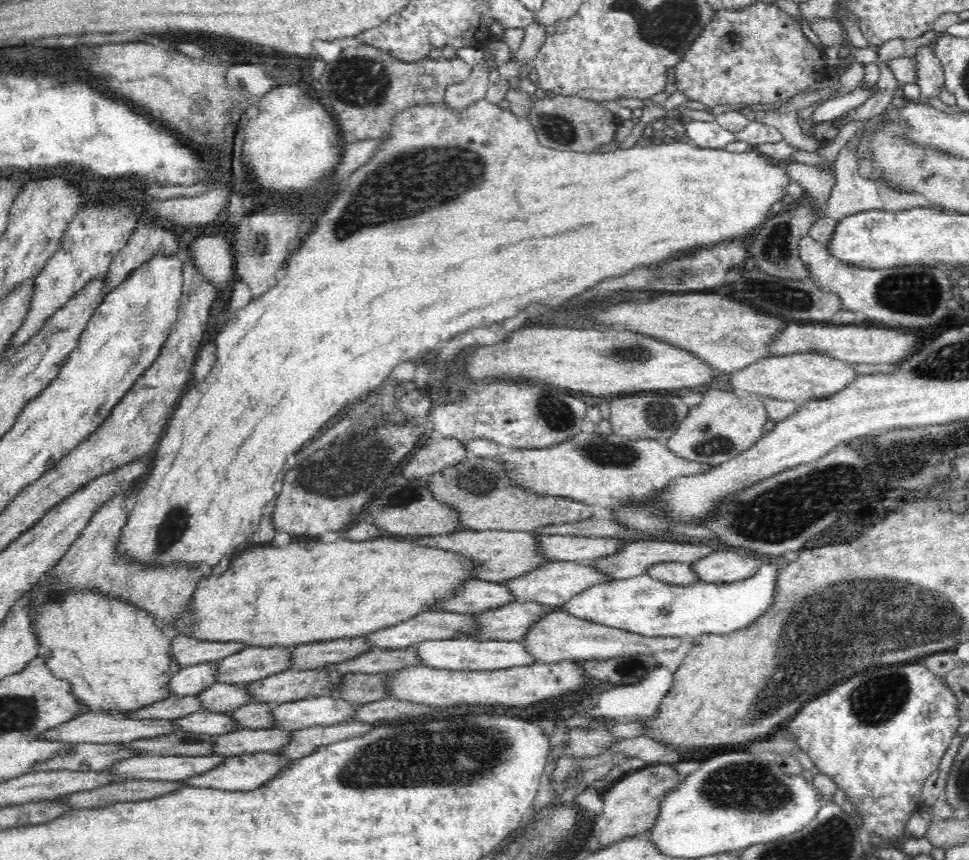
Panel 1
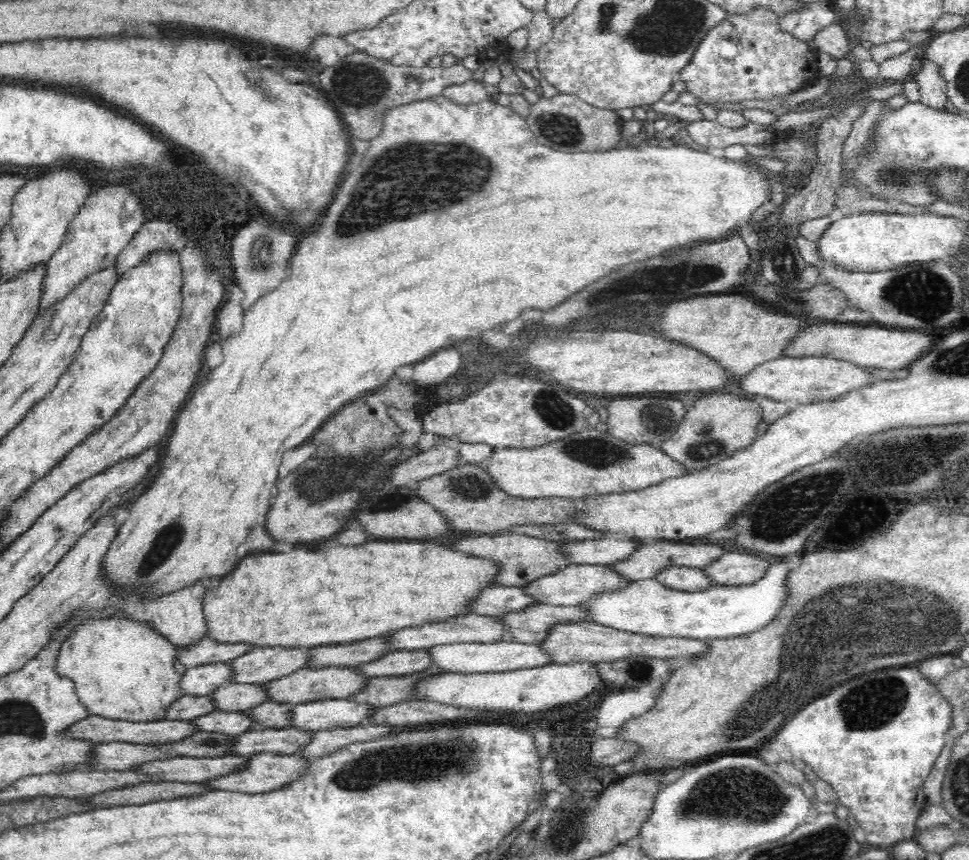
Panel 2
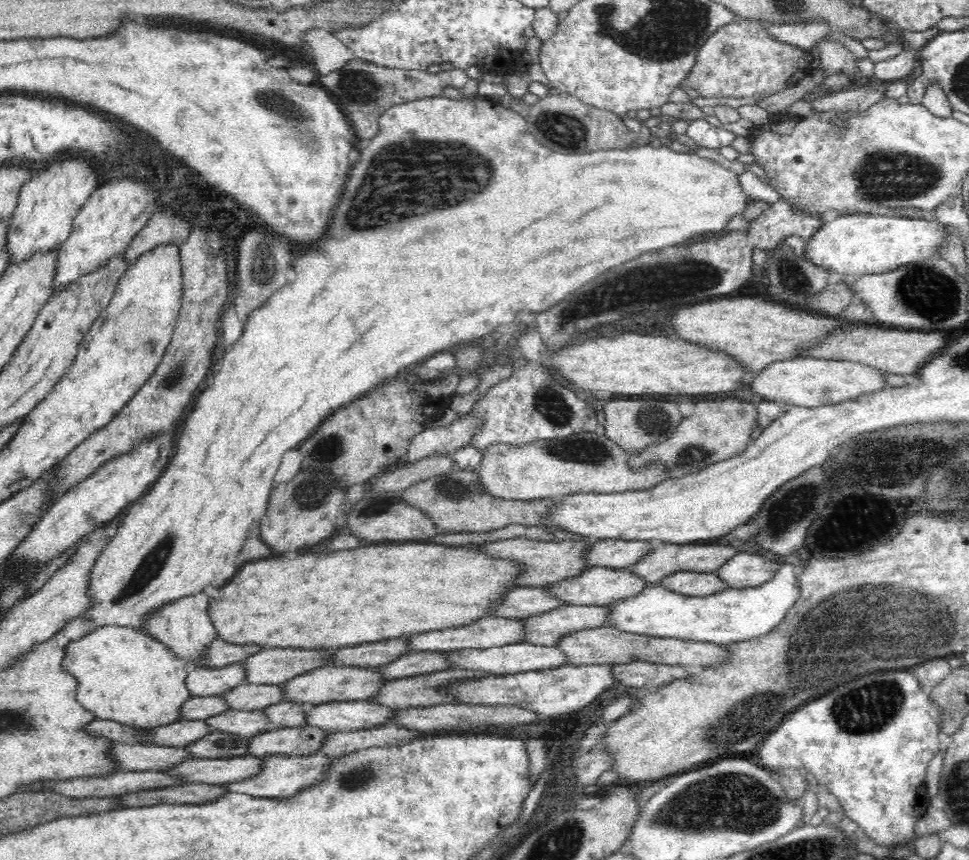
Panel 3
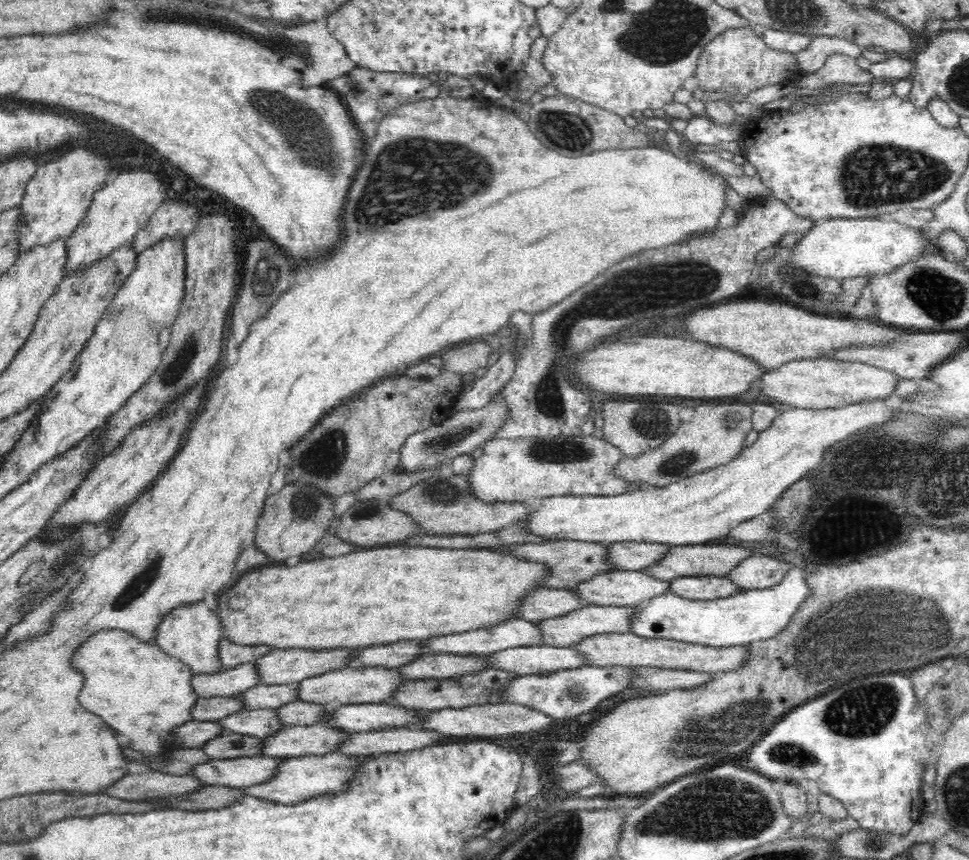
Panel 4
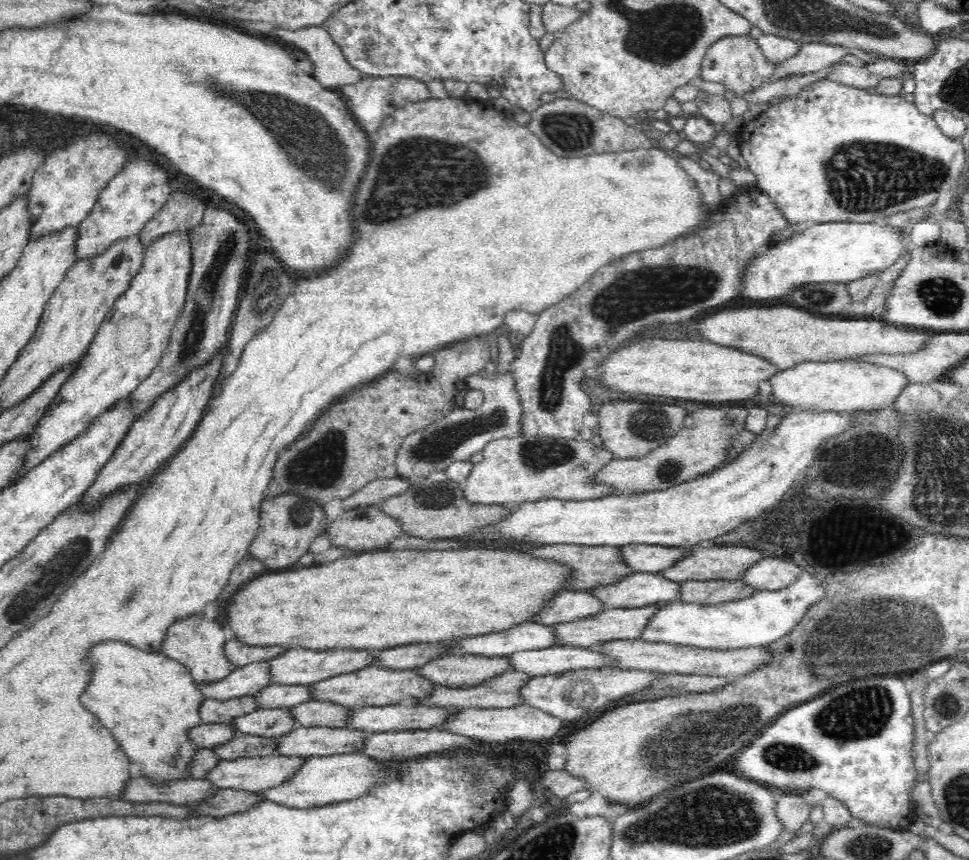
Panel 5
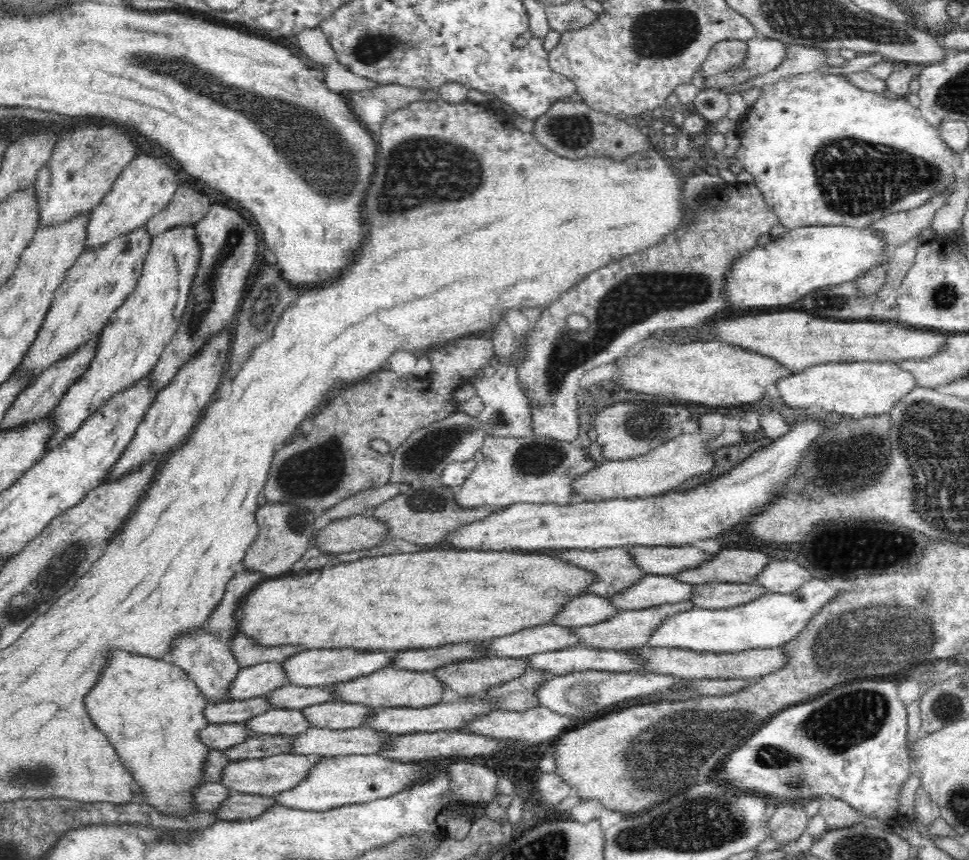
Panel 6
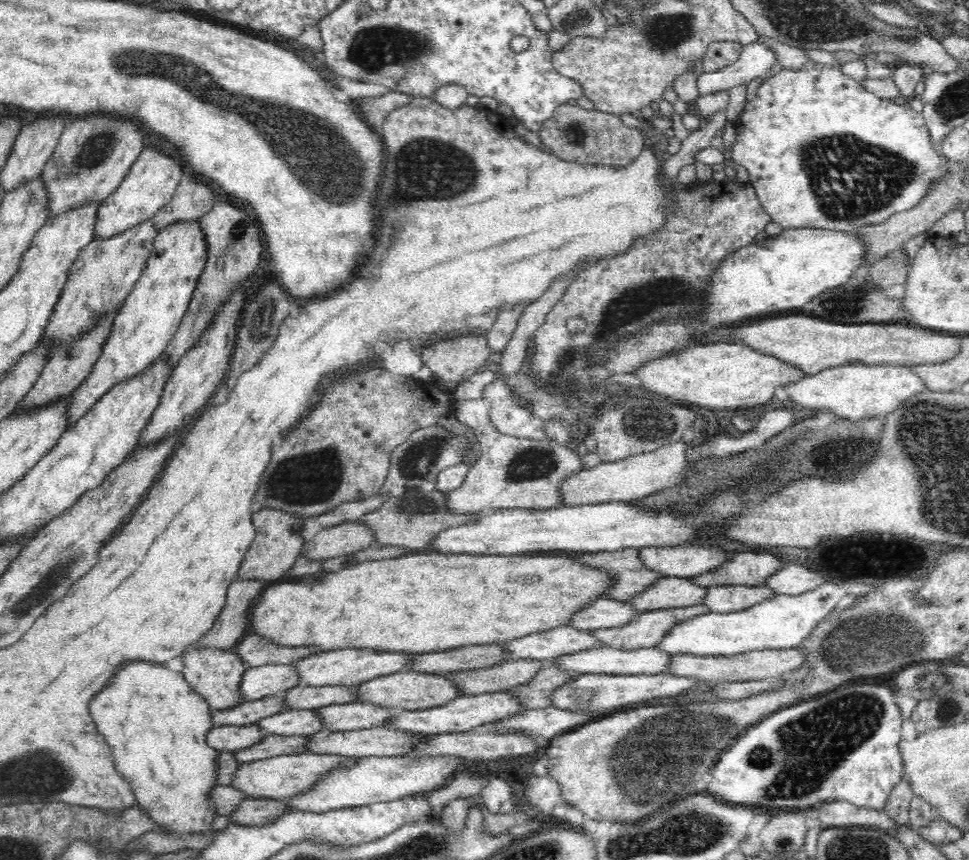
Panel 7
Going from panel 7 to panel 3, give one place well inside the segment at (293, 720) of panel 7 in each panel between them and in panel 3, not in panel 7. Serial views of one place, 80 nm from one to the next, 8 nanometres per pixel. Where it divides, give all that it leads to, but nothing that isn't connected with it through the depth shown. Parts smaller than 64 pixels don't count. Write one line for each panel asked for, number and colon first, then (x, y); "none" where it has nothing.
3: (246, 723)
4: (262, 723)
5: (270, 722)
6: (272, 722)

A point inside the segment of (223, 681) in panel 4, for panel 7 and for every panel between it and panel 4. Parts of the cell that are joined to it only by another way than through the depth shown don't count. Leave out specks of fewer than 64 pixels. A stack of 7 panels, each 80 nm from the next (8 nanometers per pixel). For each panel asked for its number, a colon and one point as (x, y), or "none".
5: (248, 680)
6: (253, 681)
7: (265, 680)

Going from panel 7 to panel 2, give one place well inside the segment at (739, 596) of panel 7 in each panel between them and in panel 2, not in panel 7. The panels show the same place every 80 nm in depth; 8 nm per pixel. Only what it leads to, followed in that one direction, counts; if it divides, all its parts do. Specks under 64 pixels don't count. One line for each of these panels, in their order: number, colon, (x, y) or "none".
2: (690, 579)
3: (688, 583)
4: (689, 587)
5: (711, 592)
6: (713, 596)

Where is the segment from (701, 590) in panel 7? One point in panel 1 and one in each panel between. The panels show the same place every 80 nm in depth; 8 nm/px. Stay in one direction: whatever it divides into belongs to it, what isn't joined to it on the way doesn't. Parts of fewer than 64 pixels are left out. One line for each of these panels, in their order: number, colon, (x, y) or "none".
1: (556, 583)
2: (578, 583)
3: (598, 585)
4: (619, 588)
5: (640, 589)
6: (653, 590)

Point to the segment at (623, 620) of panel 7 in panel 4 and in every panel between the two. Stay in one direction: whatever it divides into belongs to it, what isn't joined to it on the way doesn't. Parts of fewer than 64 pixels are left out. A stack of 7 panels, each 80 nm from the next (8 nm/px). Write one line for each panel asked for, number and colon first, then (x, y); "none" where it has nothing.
4: (544, 603)
5: (569, 605)
6: (588, 609)

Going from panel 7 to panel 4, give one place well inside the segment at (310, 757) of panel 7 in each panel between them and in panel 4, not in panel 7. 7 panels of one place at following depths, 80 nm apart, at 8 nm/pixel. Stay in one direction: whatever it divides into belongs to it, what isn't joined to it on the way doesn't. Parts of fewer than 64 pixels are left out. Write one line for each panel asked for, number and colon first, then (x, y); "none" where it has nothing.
4: (242, 772)
5: (252, 774)
6: (268, 776)

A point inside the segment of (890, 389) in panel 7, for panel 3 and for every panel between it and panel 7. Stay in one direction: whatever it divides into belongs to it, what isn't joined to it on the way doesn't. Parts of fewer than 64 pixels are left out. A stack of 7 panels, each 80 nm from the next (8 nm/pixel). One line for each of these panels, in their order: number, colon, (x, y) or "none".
3: (806, 381)
4: (820, 383)
5: (847, 385)
6: (859, 388)

